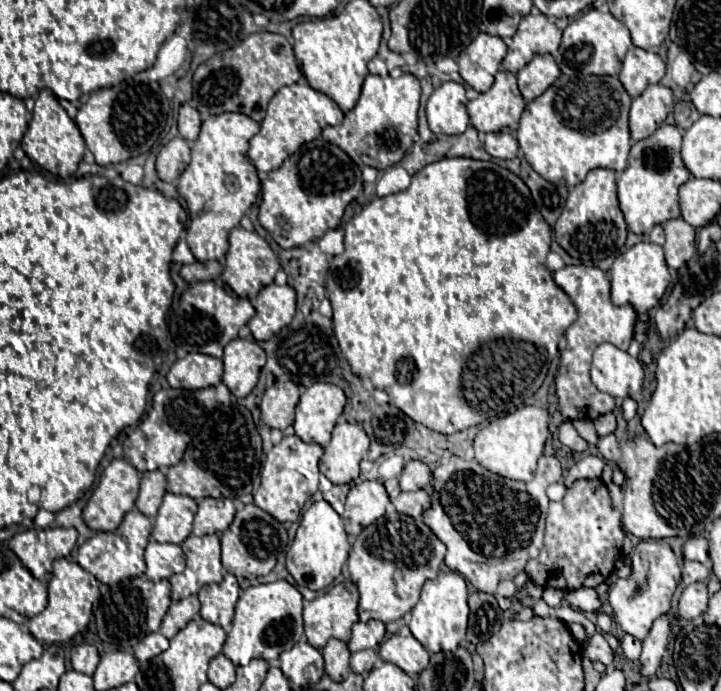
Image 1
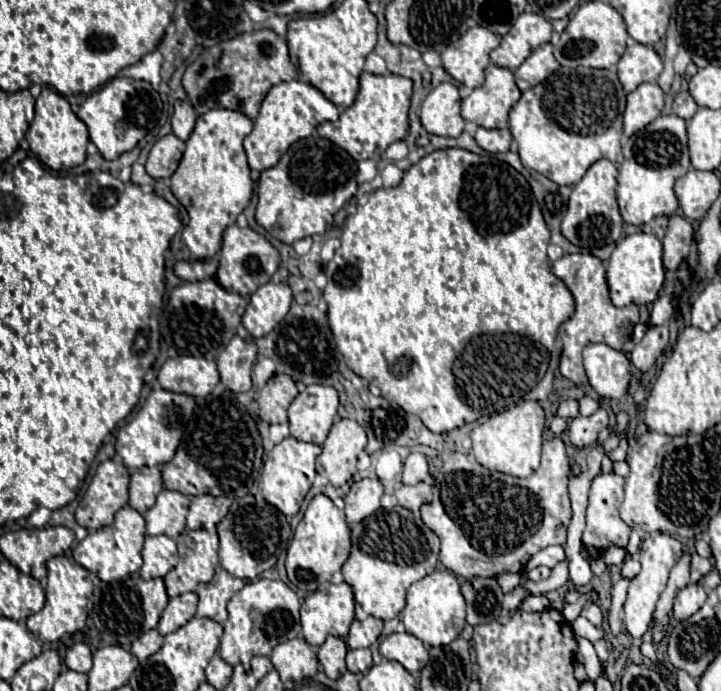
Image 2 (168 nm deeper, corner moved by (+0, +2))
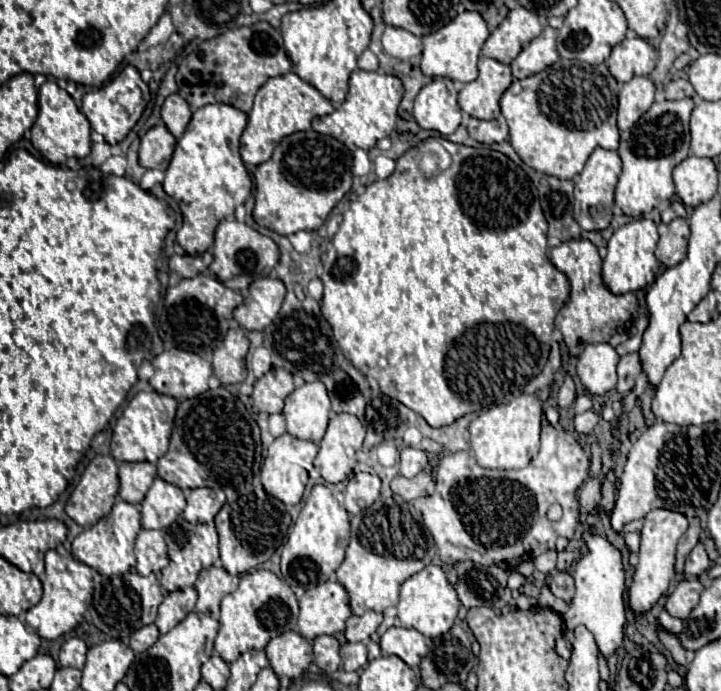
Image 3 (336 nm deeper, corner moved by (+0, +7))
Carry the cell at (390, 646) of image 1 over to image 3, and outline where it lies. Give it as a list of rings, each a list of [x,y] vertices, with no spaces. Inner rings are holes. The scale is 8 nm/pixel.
[[[392,627],[380,637],[382,655],[396,655],[412,669],[420,665],[420,661],[428,655],[430,650],[424,643],[424,635],[416,629]]]

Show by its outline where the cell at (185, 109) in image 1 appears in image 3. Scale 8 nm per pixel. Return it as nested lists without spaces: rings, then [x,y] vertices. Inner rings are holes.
[[[174,93],[162,105],[162,119],[164,119],[166,127],[170,129],[170,133],[176,139],[180,139],[192,119],[192,111],[190,111],[188,103],[178,93]]]

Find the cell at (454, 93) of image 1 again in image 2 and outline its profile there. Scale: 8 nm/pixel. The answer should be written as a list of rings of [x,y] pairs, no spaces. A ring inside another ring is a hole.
[[[444,82],[424,98],[420,124],[436,136],[458,138],[462,134],[464,118],[460,116],[460,94],[454,84]]]

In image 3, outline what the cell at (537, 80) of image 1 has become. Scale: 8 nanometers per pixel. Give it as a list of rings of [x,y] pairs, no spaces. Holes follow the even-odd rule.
[[[546,27],[542,35],[538,35],[520,51],[520,55],[510,63],[510,69],[516,79],[526,79],[550,67],[558,59],[560,55],[556,51],[556,31],[552,27]]]

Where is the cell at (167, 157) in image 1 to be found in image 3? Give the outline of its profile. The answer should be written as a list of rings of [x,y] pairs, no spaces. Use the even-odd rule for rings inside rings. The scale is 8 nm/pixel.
[[[164,123],[152,127],[140,143],[140,165],[146,169],[160,169],[166,171],[176,147],[176,137],[166,129]]]

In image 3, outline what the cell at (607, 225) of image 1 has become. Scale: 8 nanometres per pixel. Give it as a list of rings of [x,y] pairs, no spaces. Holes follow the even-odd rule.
[[[598,147],[588,157],[584,171],[576,177],[576,185],[574,185],[574,221],[584,231],[602,231],[602,229],[610,227],[612,207],[614,207],[614,187],[616,187],[620,169],[622,169],[622,161],[620,161],[618,153]]]

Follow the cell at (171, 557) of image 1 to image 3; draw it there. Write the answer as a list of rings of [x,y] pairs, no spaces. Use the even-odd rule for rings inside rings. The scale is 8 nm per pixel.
[[[142,529],[136,537],[136,559],[138,559],[136,571],[140,575],[160,573],[170,563],[166,553],[164,531]]]

